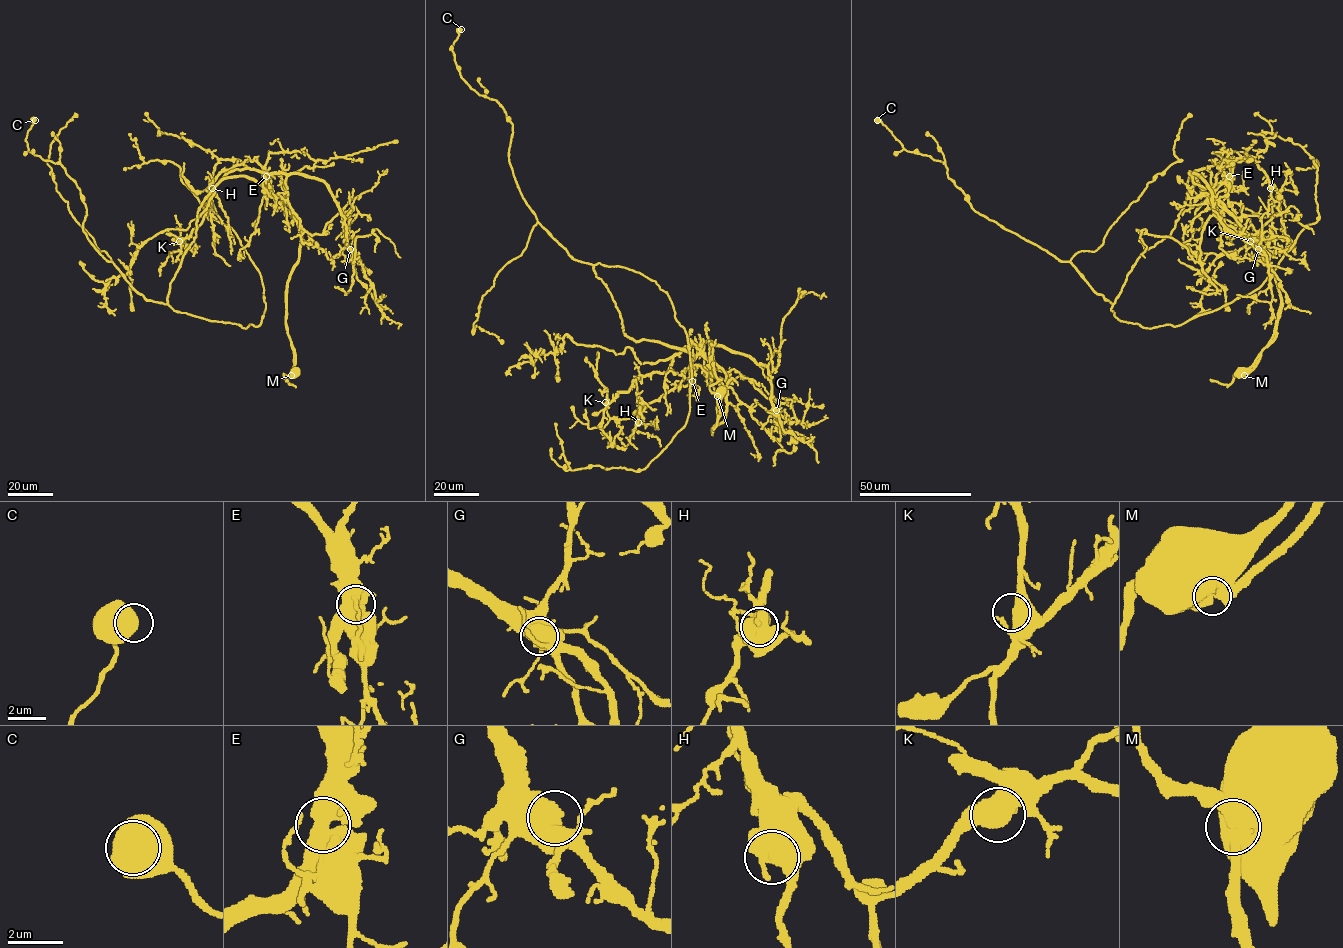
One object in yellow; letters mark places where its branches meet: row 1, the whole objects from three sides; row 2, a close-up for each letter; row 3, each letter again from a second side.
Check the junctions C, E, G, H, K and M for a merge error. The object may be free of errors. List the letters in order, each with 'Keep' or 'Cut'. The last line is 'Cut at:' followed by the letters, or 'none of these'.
C: Keep
E: Keep
G: Keep
H: Keep
K: Keep
M: Cut
Cut at: M

